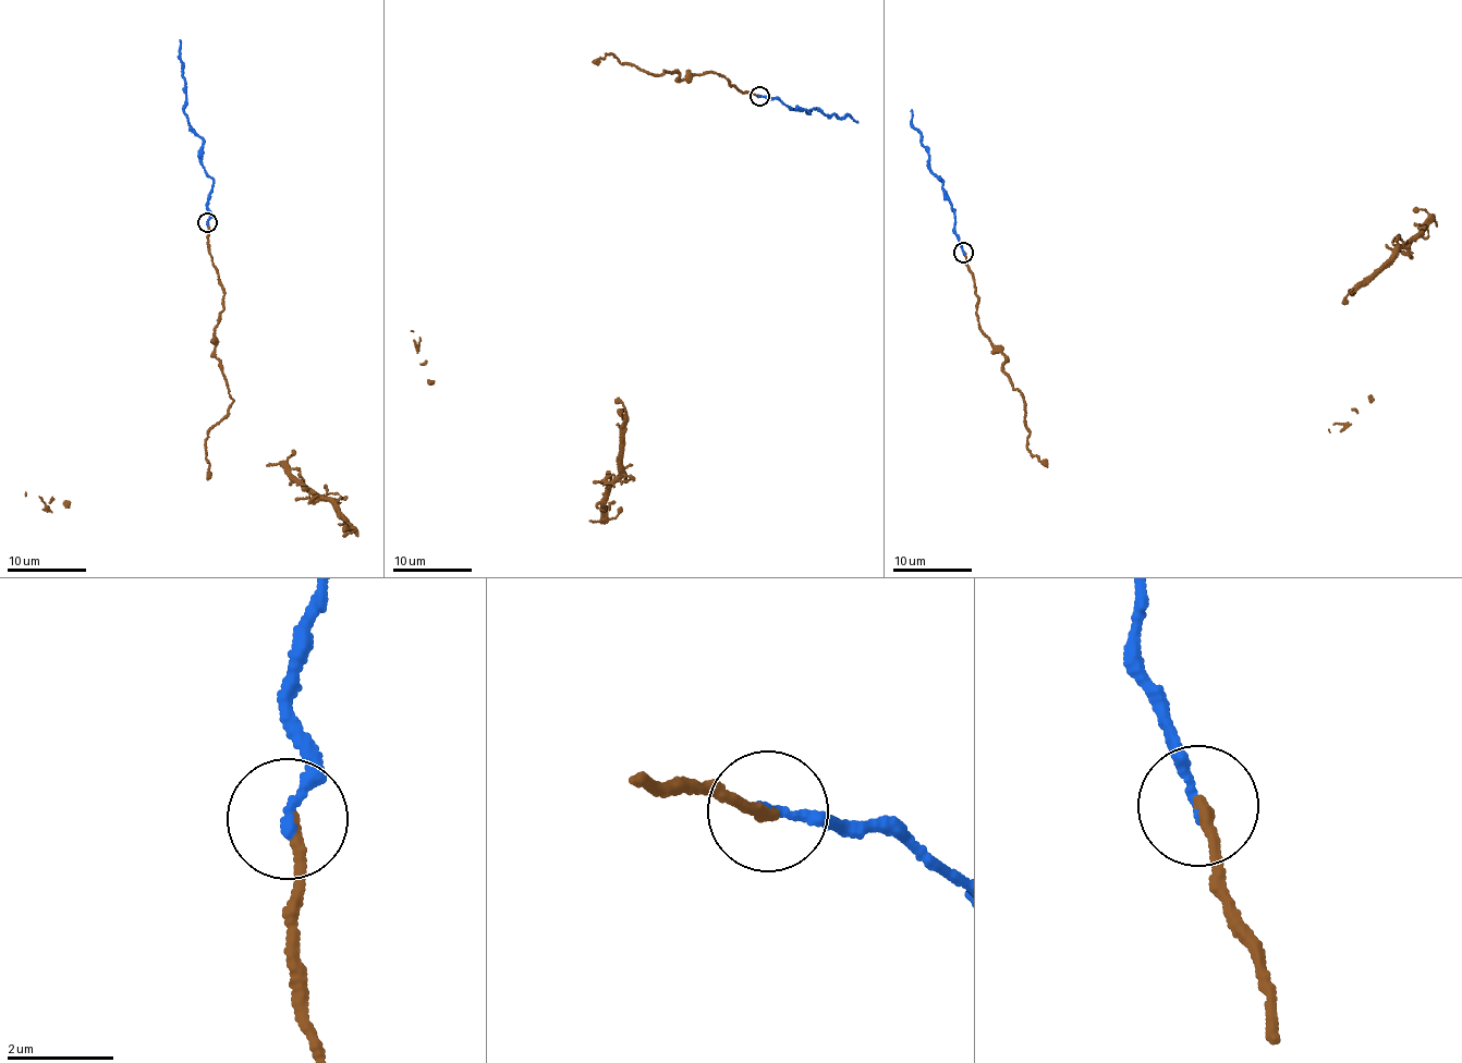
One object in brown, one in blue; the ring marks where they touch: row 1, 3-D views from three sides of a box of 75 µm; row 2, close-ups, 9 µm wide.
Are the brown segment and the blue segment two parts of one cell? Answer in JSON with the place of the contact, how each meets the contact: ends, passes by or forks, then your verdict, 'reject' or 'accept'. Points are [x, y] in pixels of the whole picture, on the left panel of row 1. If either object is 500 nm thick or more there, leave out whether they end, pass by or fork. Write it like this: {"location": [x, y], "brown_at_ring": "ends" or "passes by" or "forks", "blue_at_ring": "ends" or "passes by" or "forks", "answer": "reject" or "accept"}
{"location": [207, 222], "brown_at_ring": "ends", "blue_at_ring": "ends", "answer": "accept"}

